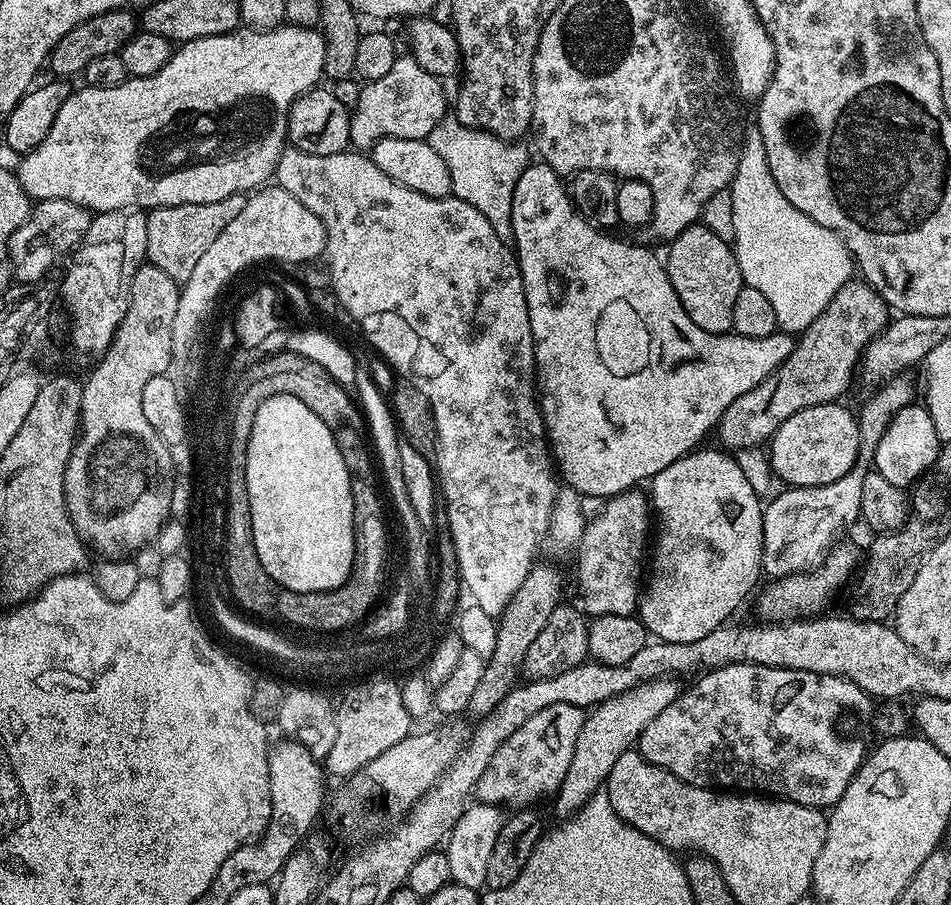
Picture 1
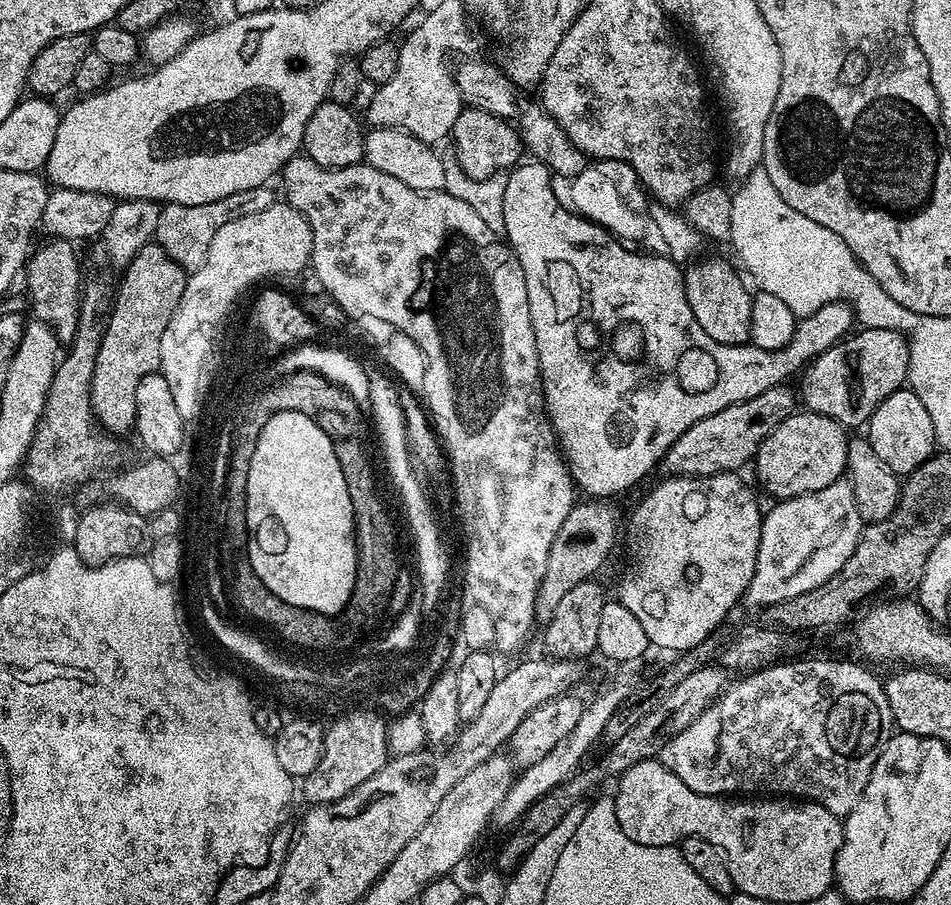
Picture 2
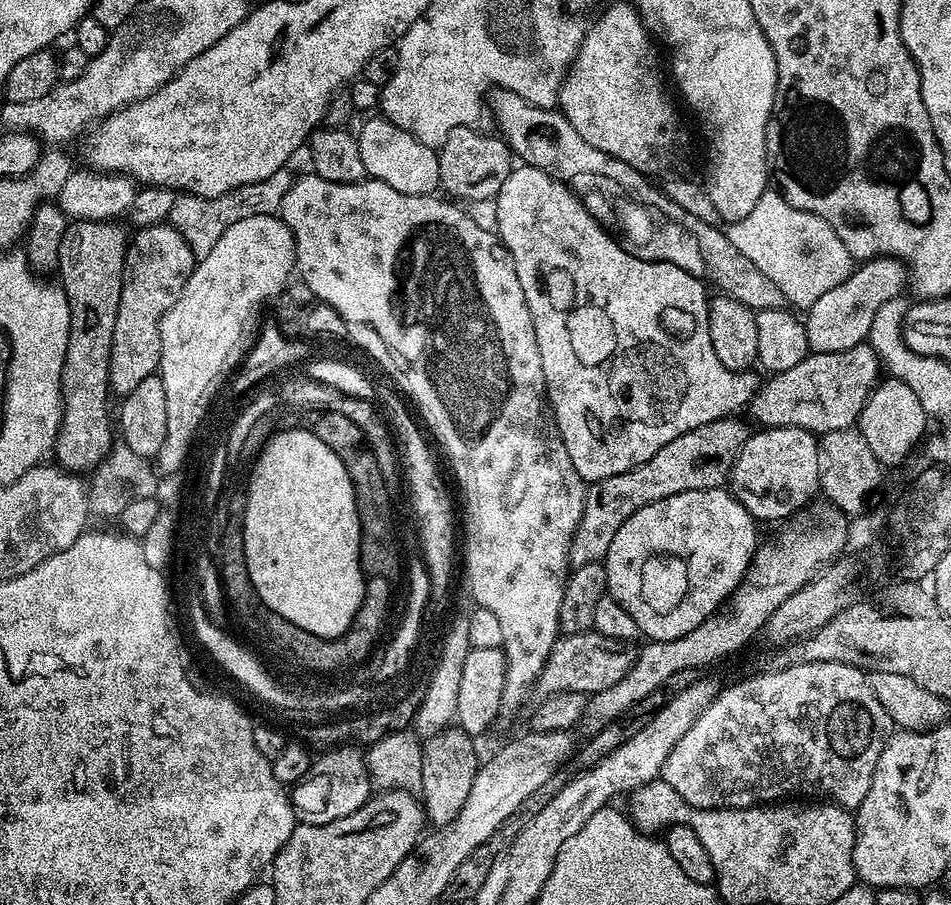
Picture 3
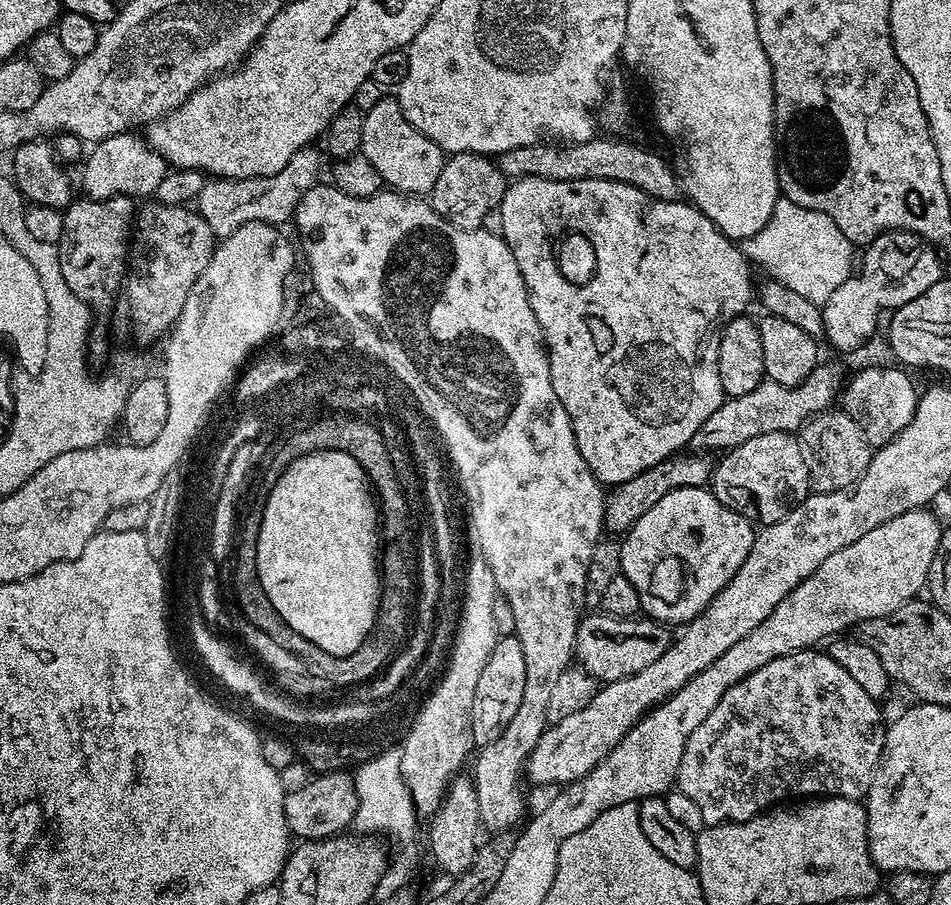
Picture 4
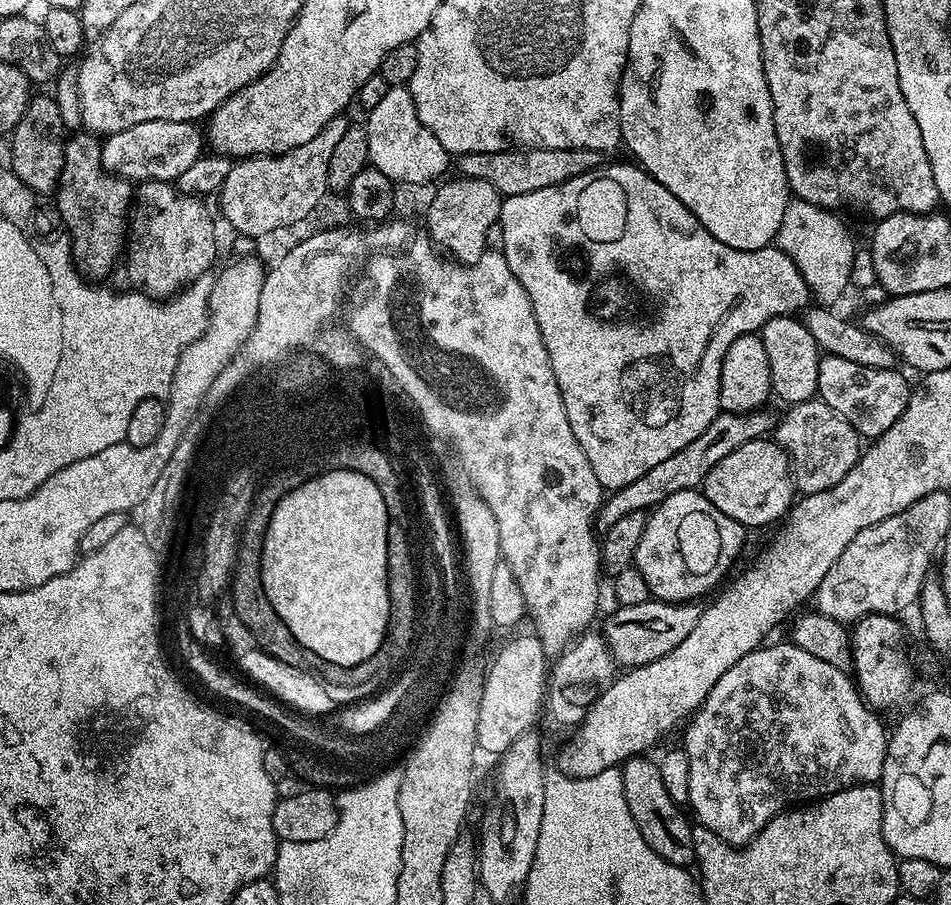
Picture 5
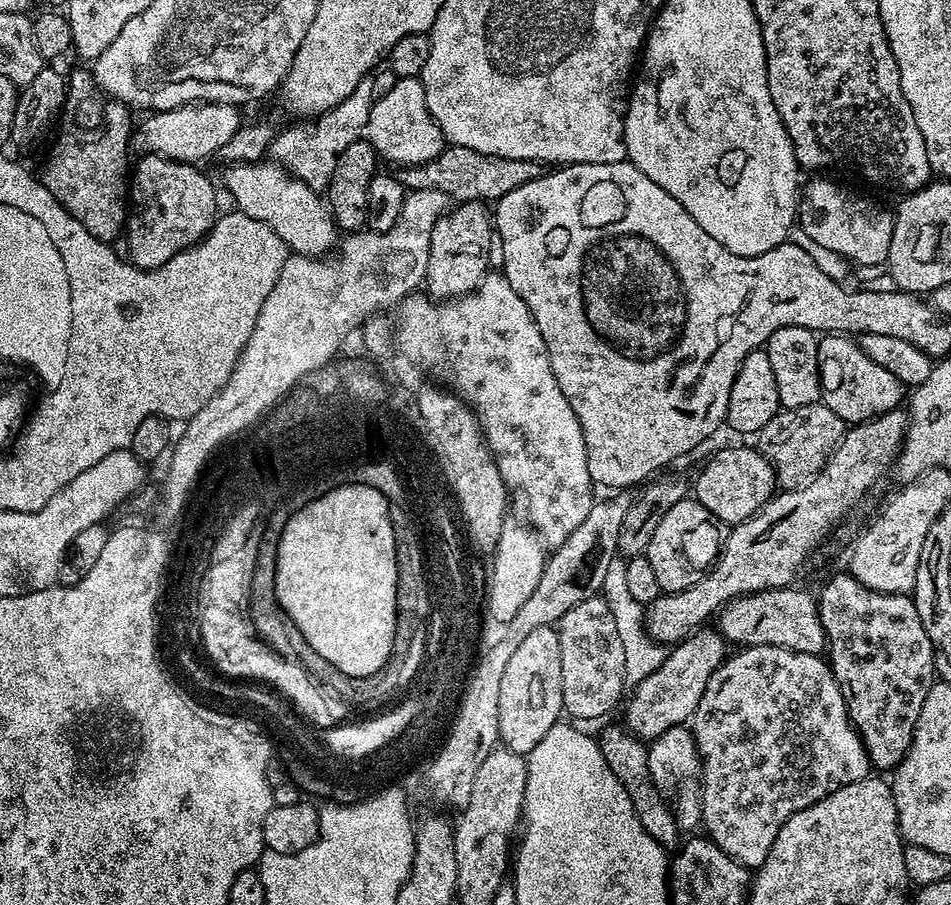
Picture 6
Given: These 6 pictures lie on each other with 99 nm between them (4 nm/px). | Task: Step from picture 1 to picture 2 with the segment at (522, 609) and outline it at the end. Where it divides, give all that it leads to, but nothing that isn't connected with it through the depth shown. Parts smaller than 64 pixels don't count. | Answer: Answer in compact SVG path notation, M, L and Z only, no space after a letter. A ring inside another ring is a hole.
M588 498L583 502L572 505L570 514L566 514L566 522L562 522L562 530L558 530L554 538L554 546L550 546L546 574L542 574L536 595L537 621L546 622L552 617L566 590L574 590L574 586L584 580L593 579L596 571L607 562L616 544L616 527L620 524L620 516L612 502L604 498Z

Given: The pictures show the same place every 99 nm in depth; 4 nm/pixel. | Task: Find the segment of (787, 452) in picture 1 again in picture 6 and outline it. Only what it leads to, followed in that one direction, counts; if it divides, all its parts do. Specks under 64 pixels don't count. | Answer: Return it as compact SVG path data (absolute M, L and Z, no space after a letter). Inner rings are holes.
M755 447L724 448L721 452L714 453L705 462L704 469L697 474L696 484L694 480L694 499L702 506L706 506L706 510L710 510L710 514L715 516L721 525L735 526L742 523L743 520L749 520L766 501L772 499L777 488L772 463Z

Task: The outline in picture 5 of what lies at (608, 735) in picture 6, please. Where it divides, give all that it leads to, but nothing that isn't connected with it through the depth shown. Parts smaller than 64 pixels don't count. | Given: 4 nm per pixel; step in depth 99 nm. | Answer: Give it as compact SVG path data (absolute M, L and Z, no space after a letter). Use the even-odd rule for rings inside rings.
M644 754L632 756L624 761L620 768L626 806L630 806L630 815L633 816L634 823L638 825L642 838L646 838L650 850L654 850L654 854L666 858L666 862L674 866L688 868L696 859L694 842L697 837L694 835L693 821L686 815L683 807L680 809L676 805L671 790L664 785L664 776L660 773L659 766L654 761L647 760L648 758Z

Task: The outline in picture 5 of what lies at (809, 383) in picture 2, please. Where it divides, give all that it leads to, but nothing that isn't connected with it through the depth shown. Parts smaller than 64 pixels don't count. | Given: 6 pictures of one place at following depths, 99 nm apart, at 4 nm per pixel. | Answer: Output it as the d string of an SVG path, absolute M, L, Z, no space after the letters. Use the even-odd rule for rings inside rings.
M768 410L721 412L714 418L714 422L710 422L710 426L706 426L706 430L702 430L702 434L698 434L698 438L694 438L694 442L690 442L690 446L682 446L678 454L670 454L670 458L656 461L654 466L650 466L650 470L646 470L646 474L642 474L642 478L634 478L630 486L615 489L601 503L600 511L596 513L597 533L603 534L610 530L610 526L614 526L618 518L626 518L626 514L655 508L666 498L670 498L670 494L699 489L708 471L718 466L718 462L722 462L726 454L738 450L738 446L746 446L746 442L751 440L765 439L775 429L776 421L777 417L771 416Z

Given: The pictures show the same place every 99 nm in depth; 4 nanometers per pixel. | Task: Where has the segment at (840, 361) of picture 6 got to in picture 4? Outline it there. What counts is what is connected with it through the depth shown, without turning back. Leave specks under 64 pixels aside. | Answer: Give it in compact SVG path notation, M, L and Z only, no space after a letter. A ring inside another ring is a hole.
M903 367L896 368L864 368L847 377L842 389L842 408L848 413L862 434L866 434L866 442L870 442L873 449L880 448L893 440L914 418L914 410L918 399L918 388L912 385L912 380Z

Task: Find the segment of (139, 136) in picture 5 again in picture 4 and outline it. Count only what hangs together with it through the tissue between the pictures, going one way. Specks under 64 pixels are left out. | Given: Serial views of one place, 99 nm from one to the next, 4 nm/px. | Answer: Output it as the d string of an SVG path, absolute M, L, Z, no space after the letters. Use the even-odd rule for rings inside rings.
M123 132L99 141L96 148L87 153L83 161L84 177L80 184L84 187L83 195L89 200L112 200L115 196L151 197L158 190L170 166L139 135Z

